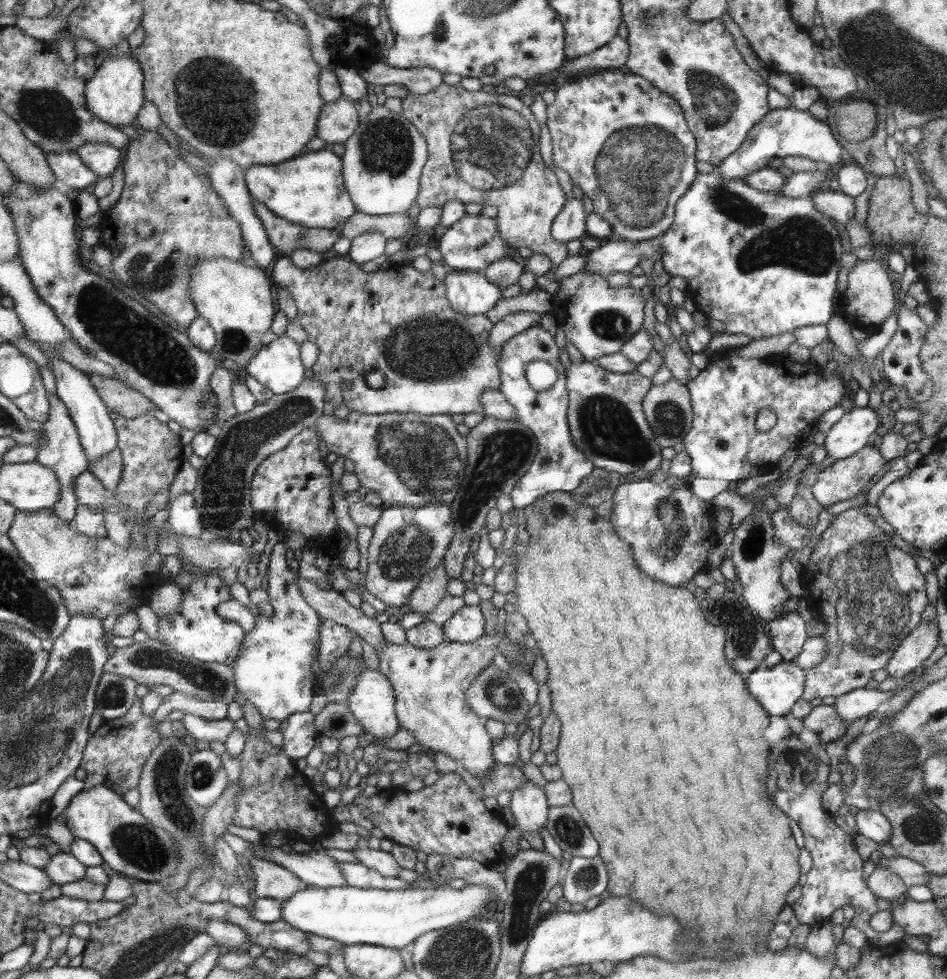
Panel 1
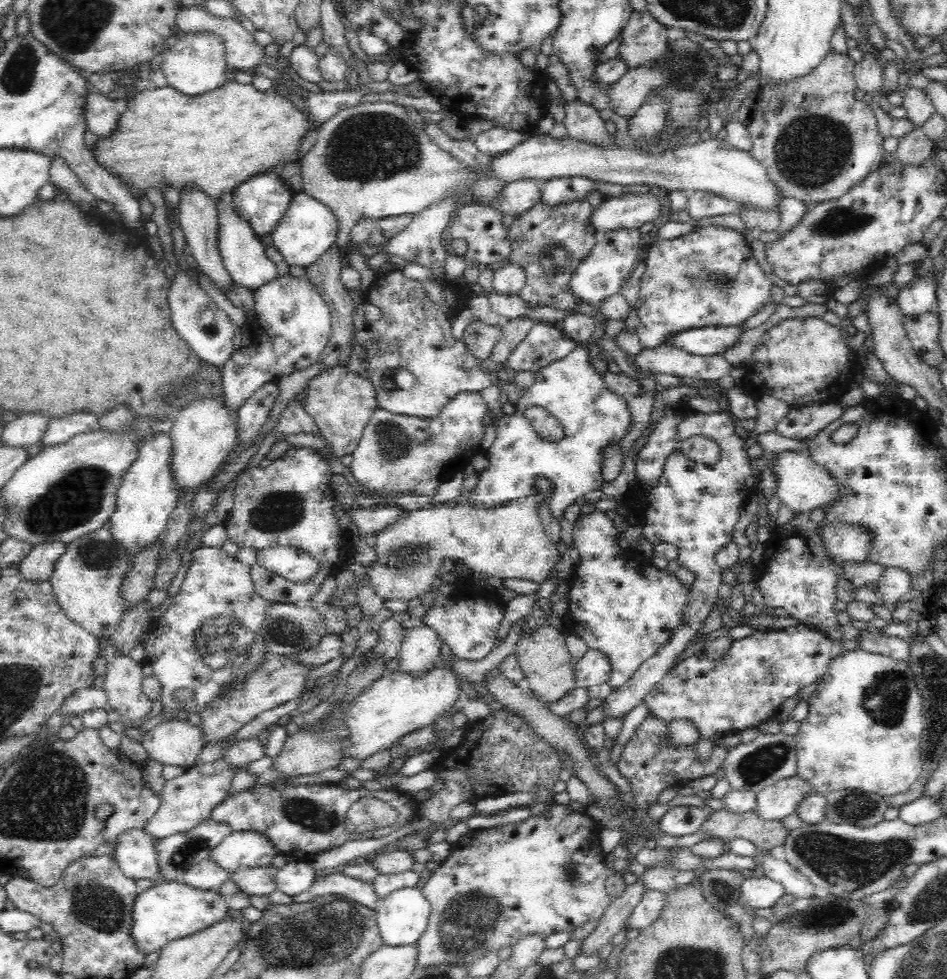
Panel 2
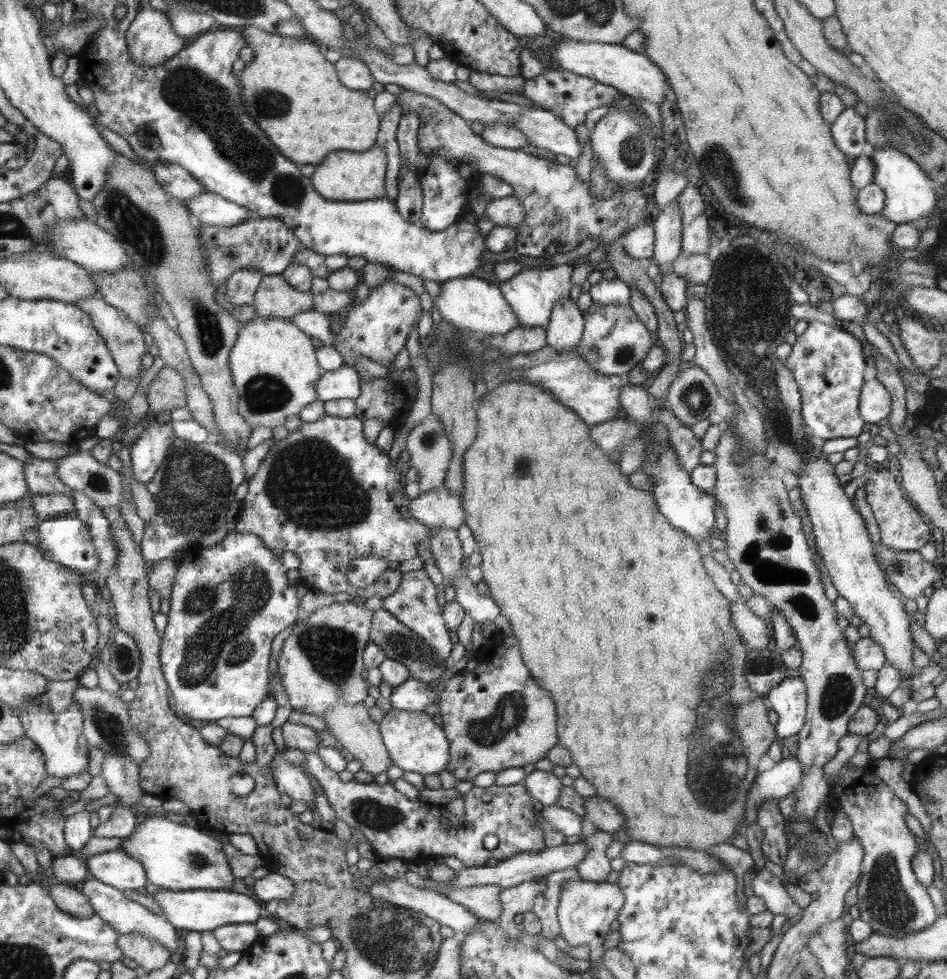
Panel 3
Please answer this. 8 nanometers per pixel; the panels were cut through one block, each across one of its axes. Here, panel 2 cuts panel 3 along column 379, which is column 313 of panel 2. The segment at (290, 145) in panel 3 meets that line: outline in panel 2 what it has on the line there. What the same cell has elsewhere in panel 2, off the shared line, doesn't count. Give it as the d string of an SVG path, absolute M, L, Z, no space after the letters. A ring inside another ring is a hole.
M235 80L225 82L200 96L184 95L170 85L154 86L136 94L128 102L128 110L118 116L118 130L108 137L98 138L90 154L100 166L143 193L152 187L160 190L160 182L168 182L179 192L188 184L196 184L198 189L216 198L229 190L234 191L248 178L297 161L300 144L310 130L318 131L318 124L320 122L316 118L310 114L306 116L284 94L275 90L260 91L253 84L242 84Z

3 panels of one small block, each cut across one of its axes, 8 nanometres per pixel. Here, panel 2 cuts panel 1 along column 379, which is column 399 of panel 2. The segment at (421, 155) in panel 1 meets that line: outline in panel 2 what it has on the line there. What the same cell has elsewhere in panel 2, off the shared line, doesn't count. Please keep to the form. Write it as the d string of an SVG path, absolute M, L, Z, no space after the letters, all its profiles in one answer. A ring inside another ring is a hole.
M359 102L357 106L348 107L340 110L336 115L332 116L317 131L316 144L300 159L300 173L303 184L303 192L323 202L328 206L332 213L336 215L336 220L340 224L341 229L337 233L335 240L335 246L342 250L348 241L350 240L349 234L352 227L356 222L360 221L360 218L369 218L369 220L378 221L382 218L396 217L402 215L415 215L417 212L428 208L432 203L452 195L452 197L460 197L465 191L469 191L471 186L476 181L477 174L471 171L470 167L466 167L464 163L460 163L460 160L454 159L454 157L444 150L442 150L434 141L430 140L430 137L424 132L424 129L414 124L414 121L406 114L402 105L397 105L390 102Z

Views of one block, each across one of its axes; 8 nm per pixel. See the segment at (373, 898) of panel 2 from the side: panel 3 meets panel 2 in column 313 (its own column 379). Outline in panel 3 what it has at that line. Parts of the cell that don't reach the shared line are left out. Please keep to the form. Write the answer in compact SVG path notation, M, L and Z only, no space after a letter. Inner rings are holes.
M385 876L383 882L380 885L372 885L369 890L372 896L375 898L383 899L389 904L403 907L404 909L414 910L421 914L427 915L428 918L435 919L436 922L440 922L441 926L450 927L456 934L457 937L466 936L474 930L478 930L482 920L478 919L468 908L453 902L450 897L443 894L437 894L428 890L415 888L408 884L404 878L392 879Z

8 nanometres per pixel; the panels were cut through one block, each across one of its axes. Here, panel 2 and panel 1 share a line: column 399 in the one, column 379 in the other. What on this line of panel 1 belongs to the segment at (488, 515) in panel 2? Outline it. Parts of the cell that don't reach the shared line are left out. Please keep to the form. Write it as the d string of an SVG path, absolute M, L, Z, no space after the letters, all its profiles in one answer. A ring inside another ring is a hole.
M442 504L416 509L406 506L385 509L372 530L368 571L363 580L365 588L385 605L396 608L407 604L423 577L443 562L456 532L451 508Z

